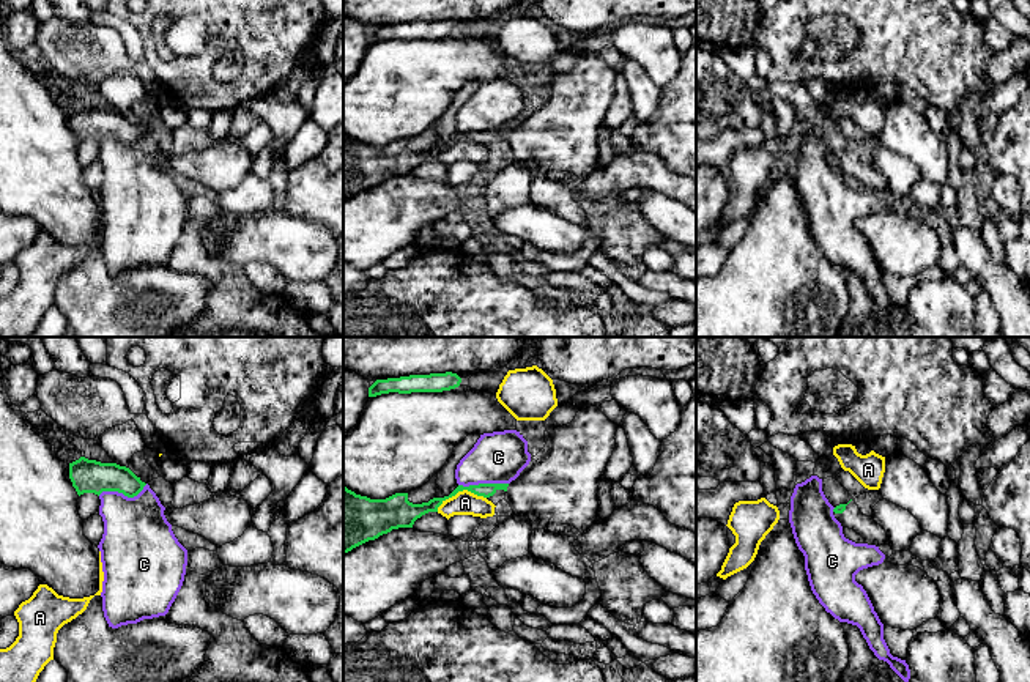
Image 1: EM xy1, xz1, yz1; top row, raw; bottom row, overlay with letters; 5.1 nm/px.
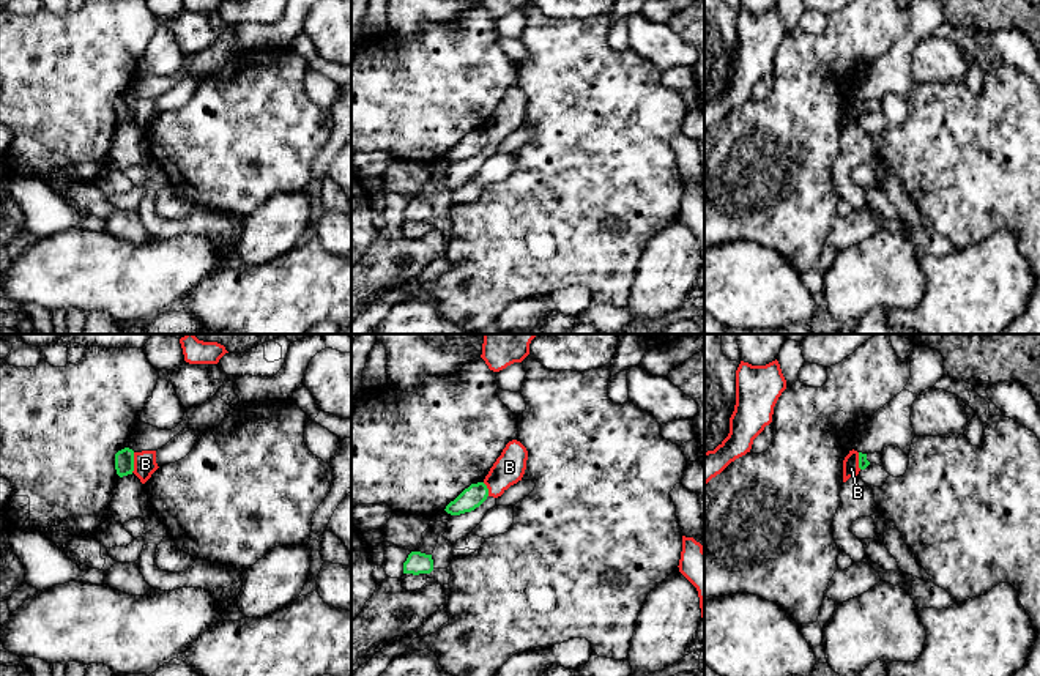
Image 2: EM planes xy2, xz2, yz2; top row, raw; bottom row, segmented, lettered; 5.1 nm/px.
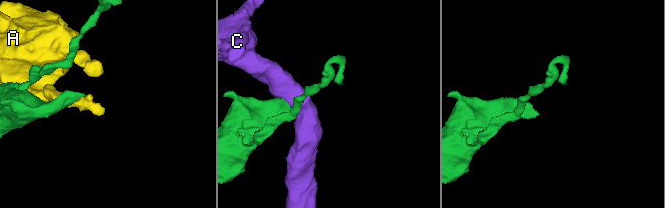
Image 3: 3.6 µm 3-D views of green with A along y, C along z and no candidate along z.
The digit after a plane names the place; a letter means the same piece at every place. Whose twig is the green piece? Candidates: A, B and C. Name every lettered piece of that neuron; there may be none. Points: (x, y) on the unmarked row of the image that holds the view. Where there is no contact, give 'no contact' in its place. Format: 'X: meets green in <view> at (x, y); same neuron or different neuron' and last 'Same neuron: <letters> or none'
A: meets green in xz1 at (460, 137); different neuron
B: meets green in xy2 at (133, 109); different neuron
C: meets green in xy1 at (122, 139); different neuron
Same neuron: none

